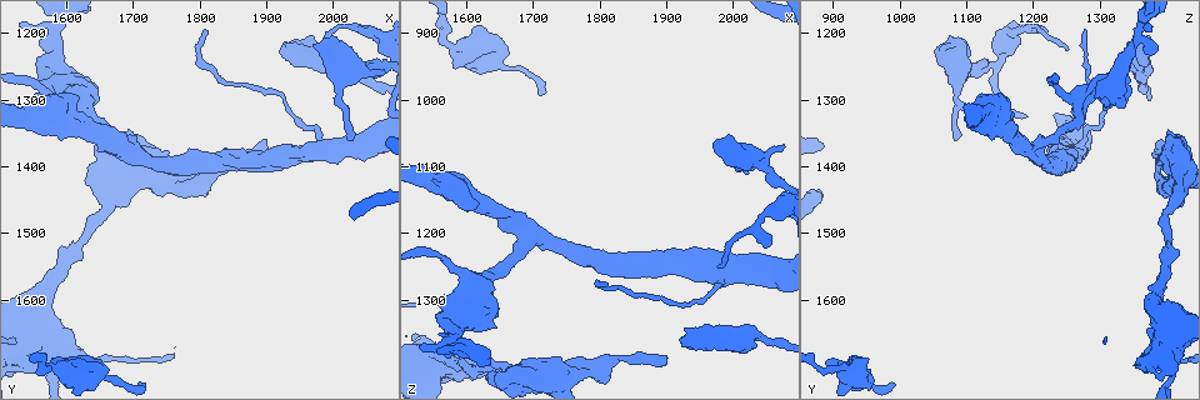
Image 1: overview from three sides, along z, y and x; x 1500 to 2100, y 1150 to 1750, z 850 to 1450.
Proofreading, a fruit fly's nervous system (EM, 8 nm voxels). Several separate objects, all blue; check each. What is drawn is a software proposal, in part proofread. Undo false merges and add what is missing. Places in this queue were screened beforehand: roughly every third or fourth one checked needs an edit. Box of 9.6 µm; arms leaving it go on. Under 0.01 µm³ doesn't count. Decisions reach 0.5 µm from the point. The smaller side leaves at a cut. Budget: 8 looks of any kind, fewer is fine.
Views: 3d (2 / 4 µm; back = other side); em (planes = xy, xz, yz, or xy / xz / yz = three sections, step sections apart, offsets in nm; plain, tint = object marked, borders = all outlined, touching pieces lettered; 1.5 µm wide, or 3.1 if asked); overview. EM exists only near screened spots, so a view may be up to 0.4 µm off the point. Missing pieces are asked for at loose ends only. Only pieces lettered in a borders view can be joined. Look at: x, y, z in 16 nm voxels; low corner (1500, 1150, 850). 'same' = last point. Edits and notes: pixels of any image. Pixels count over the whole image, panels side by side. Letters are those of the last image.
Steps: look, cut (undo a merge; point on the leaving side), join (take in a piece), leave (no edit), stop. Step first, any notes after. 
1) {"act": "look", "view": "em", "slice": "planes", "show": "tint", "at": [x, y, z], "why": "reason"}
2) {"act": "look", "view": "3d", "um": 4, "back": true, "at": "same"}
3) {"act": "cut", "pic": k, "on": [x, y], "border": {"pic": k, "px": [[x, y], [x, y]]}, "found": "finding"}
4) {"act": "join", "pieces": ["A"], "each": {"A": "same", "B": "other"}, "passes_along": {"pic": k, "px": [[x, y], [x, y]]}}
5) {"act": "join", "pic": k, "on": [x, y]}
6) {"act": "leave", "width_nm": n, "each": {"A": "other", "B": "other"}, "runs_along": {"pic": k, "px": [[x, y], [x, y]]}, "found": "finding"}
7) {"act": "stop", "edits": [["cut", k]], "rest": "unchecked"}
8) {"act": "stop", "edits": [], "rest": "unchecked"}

{"act": "look", "view": "3d", "um": 4, "at": [1805, 1195, 1280], "why": "end of a long branch"}

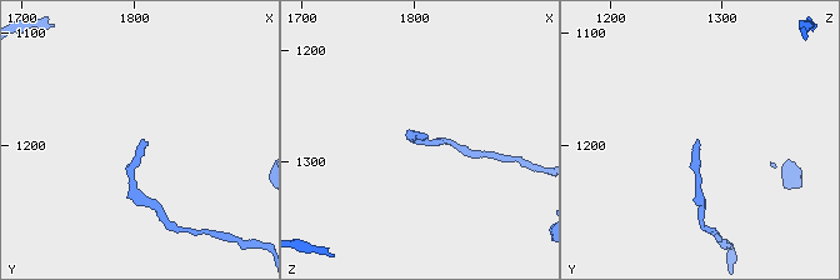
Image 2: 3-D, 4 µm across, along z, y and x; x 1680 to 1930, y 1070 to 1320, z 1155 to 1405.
{"act": "look", "view": "em", "slice": "xz", "step": 4, "show": "borders", "at": [1806, 1198, 1280], "why": "shape alone is not enough"}

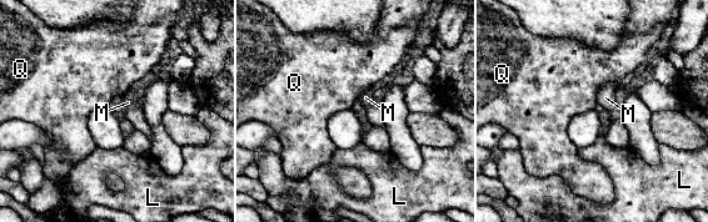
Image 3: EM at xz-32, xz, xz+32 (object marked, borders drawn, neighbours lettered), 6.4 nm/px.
{"act": "look", "view": "em", "slice": "planes", "show": "borders", "at": "same", "why": "another direction"}

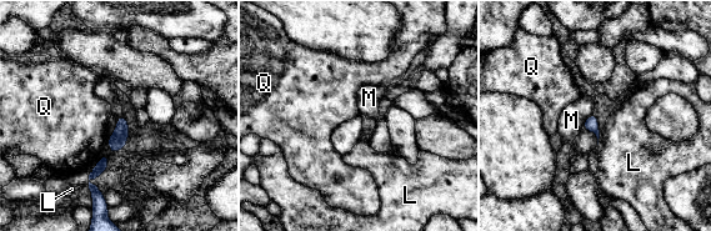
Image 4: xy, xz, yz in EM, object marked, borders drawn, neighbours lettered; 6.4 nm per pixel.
{"act": "leave", "each": {"L": "other", "M": "other", "Q": "other"}, "runs_along": {"pic": 4, "px": [[121, 119], [114, 150], [91, 177], [96, 191]]}, "found": "no lettered piece goes on from it"}

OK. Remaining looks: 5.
{"act": "look", "view": "em", "slice": "planes", "show": "tint", "at": [2050, 1270, 1360], "why": "thick turns thin"}

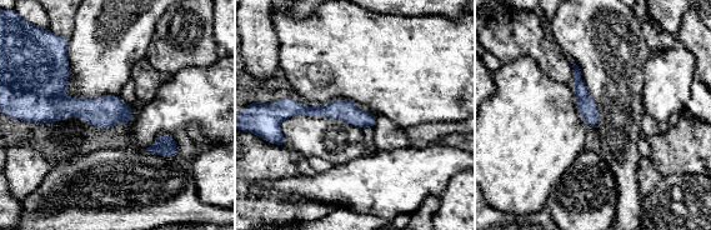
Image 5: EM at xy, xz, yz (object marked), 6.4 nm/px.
{"act": "look", "view": "em", "slice": "planes", "show": "borders", "at": "same"}

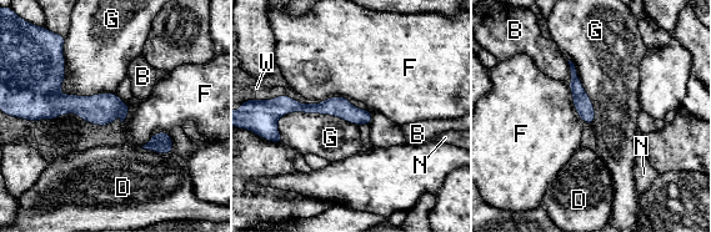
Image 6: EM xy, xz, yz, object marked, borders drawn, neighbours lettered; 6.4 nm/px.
{"act": "leave", "each": {"B": "other", "D": "other", "F": "other", "G": "other", "N": "other", "W": "other"}, "found": "all the same neuron"}

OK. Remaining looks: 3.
{"act": "look", "view": "3d", "um": 4, "back": true, "at": [1815, 1430, 1420], "why": "free end"}

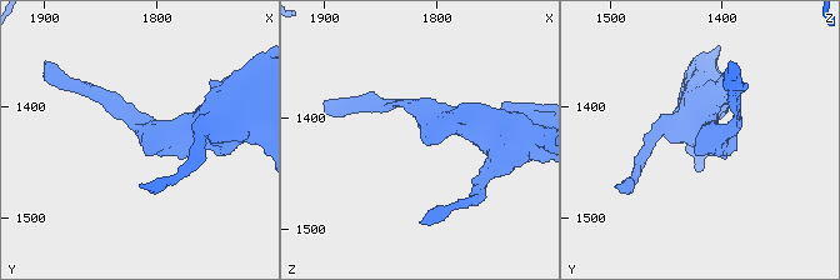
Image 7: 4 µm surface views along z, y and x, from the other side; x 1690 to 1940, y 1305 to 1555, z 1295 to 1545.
{"act": "look", "view": "em", "slice": "planes", "show": "tint", "at": [1814, 1432, 1418], "arm_widths_nm": [170, 280]}

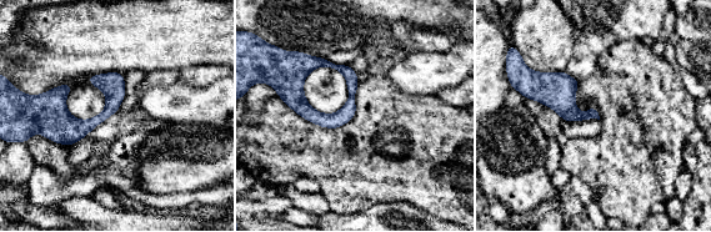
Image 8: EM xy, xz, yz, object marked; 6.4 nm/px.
{"act": "look", "view": "em", "slice": "planes", "show": "borders", "at": "same", "why": "see the neighbours"}

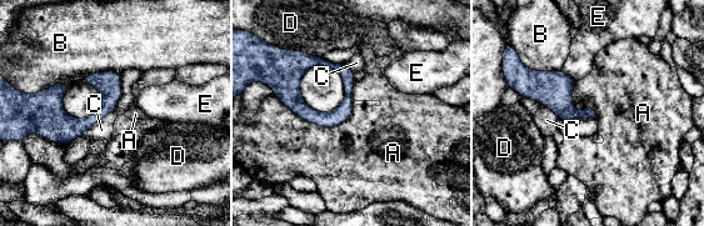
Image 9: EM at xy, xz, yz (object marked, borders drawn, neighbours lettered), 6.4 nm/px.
{"act": "leave", "each": {"A": "other", "B": "other", "C": "other", "D": "other", "E": "other"}, "found": "none of them fits"}

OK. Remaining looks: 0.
{"act": "stop", "edits": [], "rest": "unchecked"}

